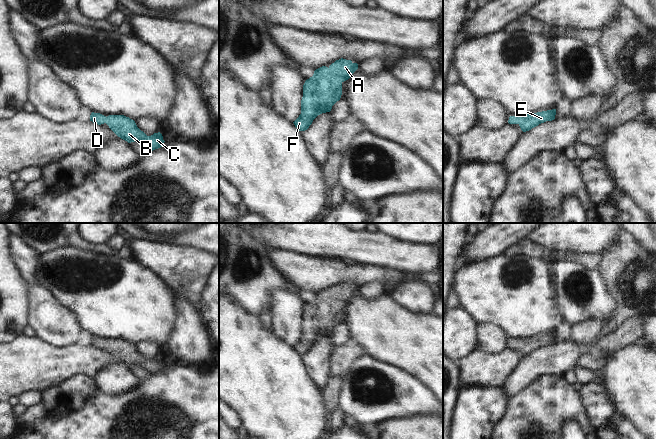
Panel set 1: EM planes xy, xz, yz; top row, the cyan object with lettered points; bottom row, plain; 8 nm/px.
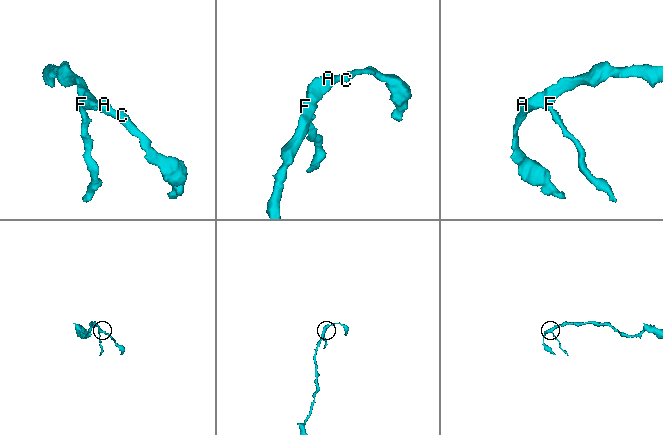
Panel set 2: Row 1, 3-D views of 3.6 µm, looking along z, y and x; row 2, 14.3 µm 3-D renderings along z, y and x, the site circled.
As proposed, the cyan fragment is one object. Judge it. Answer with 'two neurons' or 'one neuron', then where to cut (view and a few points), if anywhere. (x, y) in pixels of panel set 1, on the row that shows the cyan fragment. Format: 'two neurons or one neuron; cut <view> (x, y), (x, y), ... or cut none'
one neuron; cut none

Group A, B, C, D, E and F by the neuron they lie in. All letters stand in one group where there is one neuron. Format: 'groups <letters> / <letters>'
groups A B C D E F

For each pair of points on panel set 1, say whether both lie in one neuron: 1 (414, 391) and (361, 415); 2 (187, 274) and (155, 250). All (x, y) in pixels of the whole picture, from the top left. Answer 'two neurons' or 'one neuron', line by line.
1: one neuron
2: one neuron

